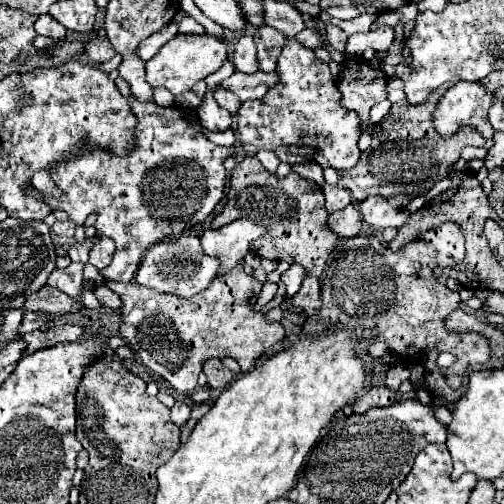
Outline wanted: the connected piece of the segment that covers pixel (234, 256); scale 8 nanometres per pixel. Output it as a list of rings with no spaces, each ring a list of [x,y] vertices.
[[[240,218],[218,230],[206,230],[200,236],[200,242],[206,256],[214,256],[220,260],[220,268],[216,272],[216,276],[220,278],[250,252],[250,242],[260,238],[262,234],[262,226],[256,226],[248,218]]]

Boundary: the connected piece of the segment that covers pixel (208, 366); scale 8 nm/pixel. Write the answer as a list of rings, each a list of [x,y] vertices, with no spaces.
[[[212,358],[212,360],[204,362],[202,372],[206,374],[210,388],[224,388],[228,382],[232,382],[236,378],[218,358]]]

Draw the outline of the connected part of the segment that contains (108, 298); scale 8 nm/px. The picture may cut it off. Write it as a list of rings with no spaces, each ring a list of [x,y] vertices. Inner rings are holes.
[[[96,286],[96,290],[94,290],[94,294],[96,294],[96,298],[106,306],[106,308],[112,308],[112,310],[116,310],[116,308],[120,308],[122,306],[122,302],[120,302],[120,296],[116,294],[116,292],[112,292],[108,286]]]

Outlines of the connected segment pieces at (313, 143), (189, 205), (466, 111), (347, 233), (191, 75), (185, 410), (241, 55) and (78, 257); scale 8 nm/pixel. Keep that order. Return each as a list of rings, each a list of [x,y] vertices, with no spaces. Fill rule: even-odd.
[[[292,38],[282,48],[276,72],[280,74],[280,86],[260,100],[242,102],[238,110],[240,146],[248,154],[274,150],[276,146],[310,146],[316,148],[314,160],[322,168],[352,168],[360,158],[360,116],[340,104],[342,94],[330,76],[328,64]]]
[[[120,88],[120,92],[138,118],[134,154],[118,158],[94,148],[74,162],[58,166],[52,180],[62,188],[64,198],[58,202],[44,196],[44,200],[52,210],[62,208],[68,212],[78,226],[86,222],[88,214],[96,212],[98,234],[112,238],[116,244],[112,262],[100,274],[116,282],[130,282],[150,246],[186,234],[212,214],[224,194],[224,160],[236,154],[236,146],[212,144],[198,130],[200,120],[190,110],[186,112],[180,106],[164,108],[154,100],[138,102],[128,88]]]
[[[458,82],[438,102],[434,126],[442,136],[452,136],[460,126],[474,126],[484,138],[492,138],[494,130],[488,122],[488,110],[494,94],[480,82]]]
[[[346,206],[340,212],[334,212],[328,216],[328,226],[332,232],[344,236],[344,238],[352,238],[358,236],[362,230],[362,216],[356,210],[356,206]]]
[[[176,34],[170,42],[166,42],[160,52],[146,62],[146,80],[150,86],[164,86],[174,96],[188,92],[198,80],[204,80],[208,74],[216,72],[224,60],[228,58],[230,42],[226,38],[218,38],[214,34]]]
[[[176,402],[172,408],[170,408],[170,418],[176,426],[184,426],[186,420],[190,418],[190,406],[184,404],[184,402]]]
[[[250,34],[242,36],[234,50],[234,64],[240,72],[256,72],[258,70],[258,58],[256,58],[256,44]]]
[[[86,238],[84,242],[74,242],[74,244],[68,248],[70,260],[72,260],[72,262],[82,262],[82,264],[86,264],[86,262],[88,262],[88,250],[90,250],[92,240],[96,240],[96,238]]]

